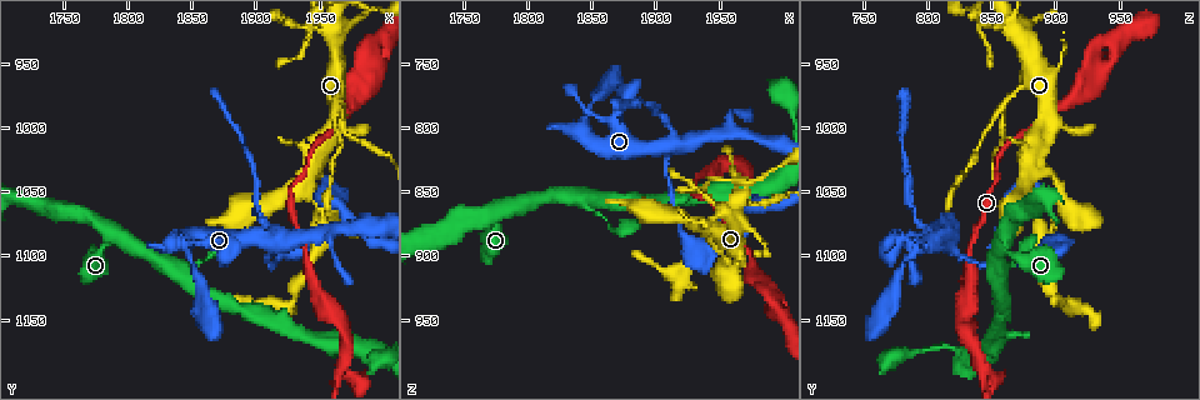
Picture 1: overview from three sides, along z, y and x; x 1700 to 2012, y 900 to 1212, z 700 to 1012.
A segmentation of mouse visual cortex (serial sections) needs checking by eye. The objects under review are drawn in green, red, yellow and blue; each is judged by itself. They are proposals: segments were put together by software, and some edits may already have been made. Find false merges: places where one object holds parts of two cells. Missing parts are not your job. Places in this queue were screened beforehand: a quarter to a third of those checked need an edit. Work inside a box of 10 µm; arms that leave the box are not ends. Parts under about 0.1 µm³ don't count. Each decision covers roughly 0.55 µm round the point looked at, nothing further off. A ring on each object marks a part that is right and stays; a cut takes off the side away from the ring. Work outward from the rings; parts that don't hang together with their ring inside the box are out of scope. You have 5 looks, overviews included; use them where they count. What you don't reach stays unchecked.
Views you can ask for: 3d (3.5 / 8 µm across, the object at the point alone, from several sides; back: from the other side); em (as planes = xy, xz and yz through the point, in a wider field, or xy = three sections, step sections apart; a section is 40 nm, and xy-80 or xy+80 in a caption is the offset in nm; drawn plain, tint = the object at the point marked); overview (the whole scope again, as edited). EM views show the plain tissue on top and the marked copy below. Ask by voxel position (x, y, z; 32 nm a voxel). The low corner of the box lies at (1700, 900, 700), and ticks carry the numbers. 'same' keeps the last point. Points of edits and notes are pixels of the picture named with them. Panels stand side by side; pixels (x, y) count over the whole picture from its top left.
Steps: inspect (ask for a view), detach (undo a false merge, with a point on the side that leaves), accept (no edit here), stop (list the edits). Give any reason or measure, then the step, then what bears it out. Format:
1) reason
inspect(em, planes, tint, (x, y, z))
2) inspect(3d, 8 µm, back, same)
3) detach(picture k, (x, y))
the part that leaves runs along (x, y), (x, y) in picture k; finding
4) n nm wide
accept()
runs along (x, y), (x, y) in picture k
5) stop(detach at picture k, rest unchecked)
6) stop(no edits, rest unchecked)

four or more arms meet
inspect(3d, 3.5 µm, (1908, 1086, 814))

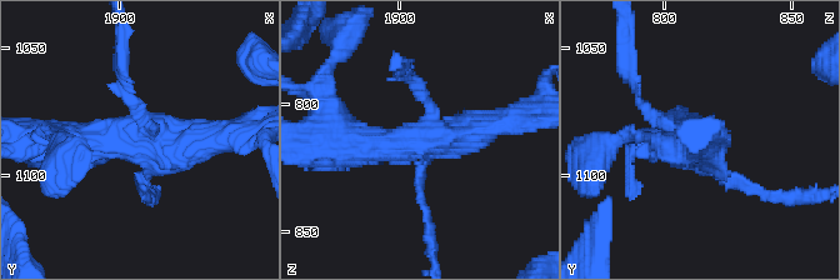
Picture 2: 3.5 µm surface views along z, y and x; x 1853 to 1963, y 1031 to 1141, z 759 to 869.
4 arms; arms of 150, 200, 450, 500 nm
inspect(em, xy, step 5, tint, (1908, 1083, 815))

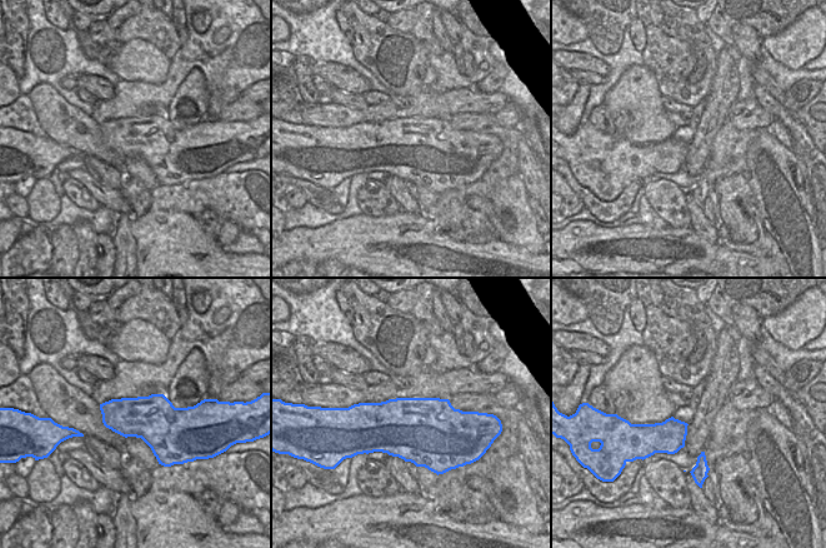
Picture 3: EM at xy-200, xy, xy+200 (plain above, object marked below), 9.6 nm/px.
inspect(em, xy, step 1, tint, same)

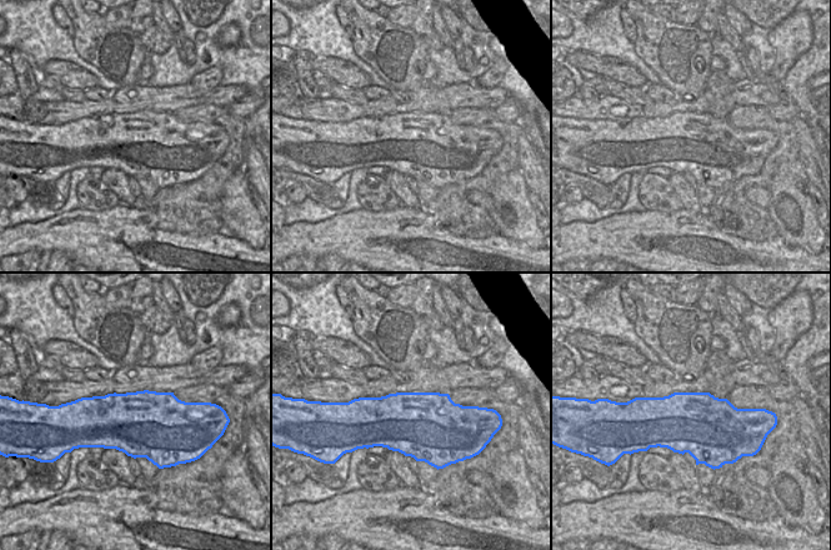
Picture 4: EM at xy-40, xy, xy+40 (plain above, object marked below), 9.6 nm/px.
650 nm wide
detach(picture 2, (120, 93))
the part that leaves runs along (146, 119), (128, 91), (124, 34) in picture 2; a second cell is stuck on

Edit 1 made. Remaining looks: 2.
redraw
inspect(overview)

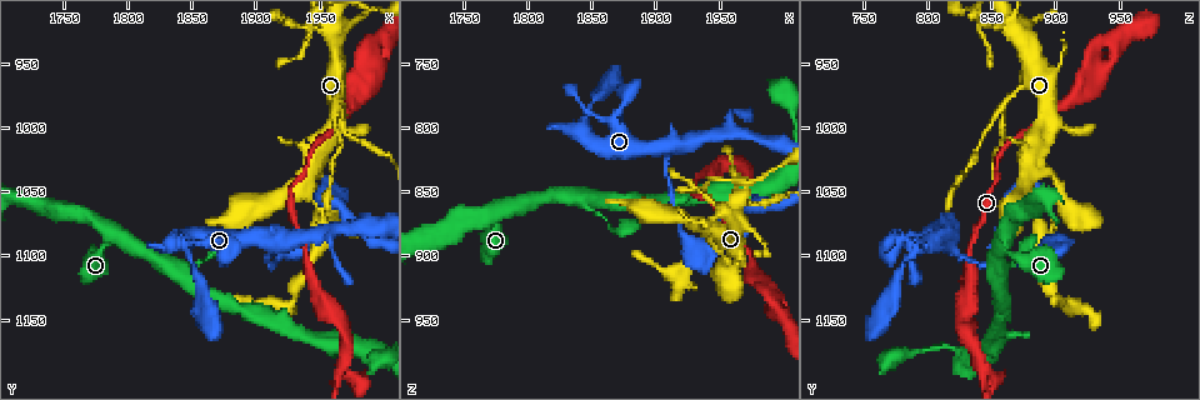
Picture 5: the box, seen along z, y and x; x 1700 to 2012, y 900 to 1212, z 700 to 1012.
two arms in line, one across
inspect(3d, 3.5 µm, (1788, 1082, 860))

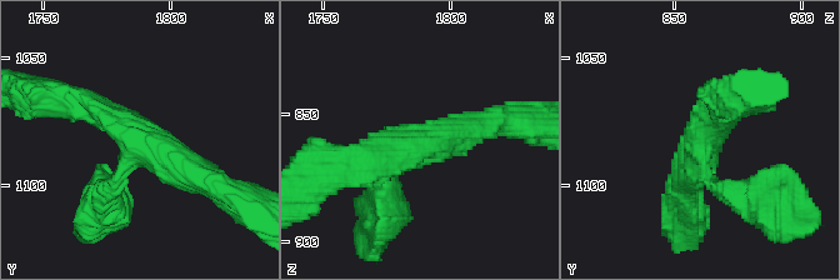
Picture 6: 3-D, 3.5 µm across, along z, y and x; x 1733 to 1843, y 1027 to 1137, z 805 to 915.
arms of 250, 400, 400 nm
accept()
continuous, no second cell

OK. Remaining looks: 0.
stop(detach at picture 2, rest unchecked)

